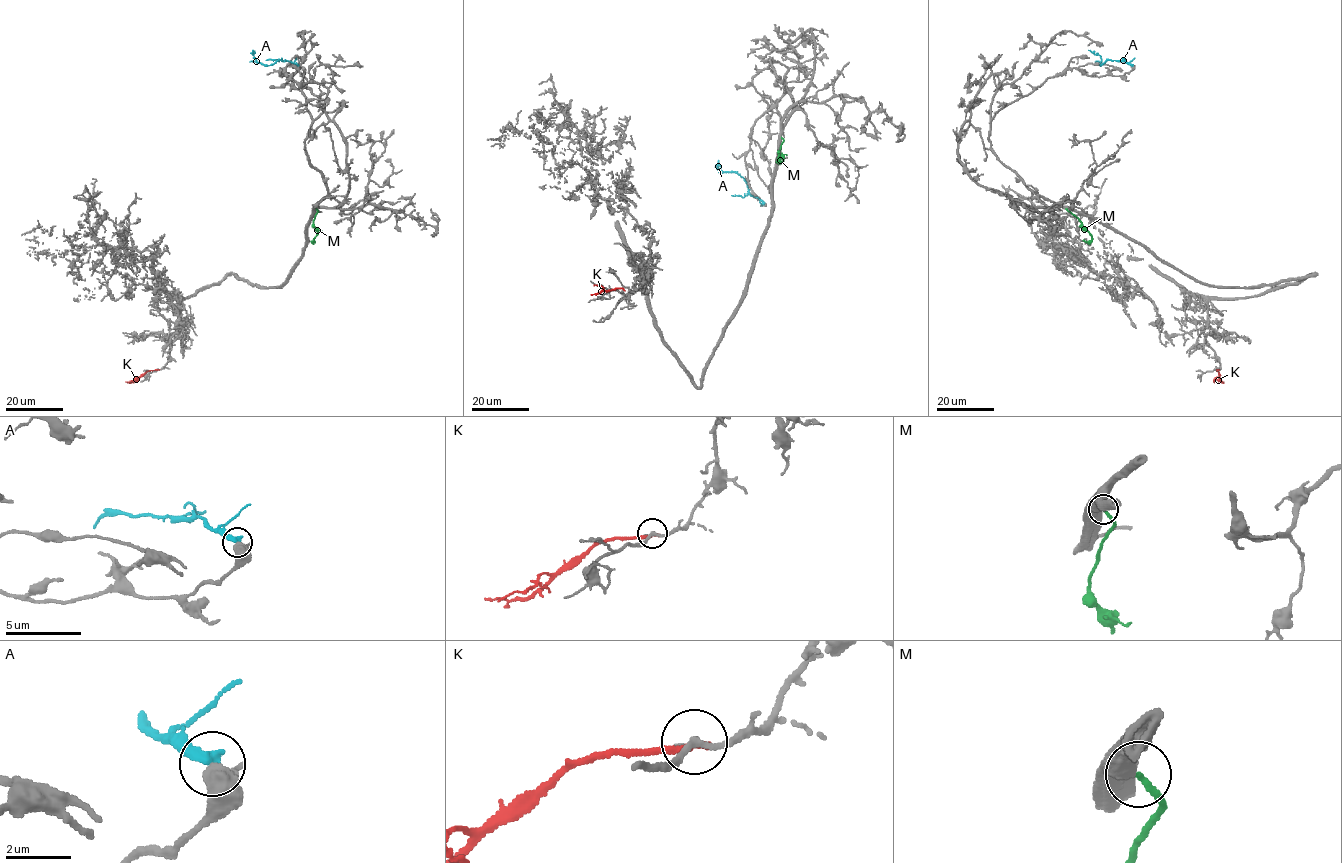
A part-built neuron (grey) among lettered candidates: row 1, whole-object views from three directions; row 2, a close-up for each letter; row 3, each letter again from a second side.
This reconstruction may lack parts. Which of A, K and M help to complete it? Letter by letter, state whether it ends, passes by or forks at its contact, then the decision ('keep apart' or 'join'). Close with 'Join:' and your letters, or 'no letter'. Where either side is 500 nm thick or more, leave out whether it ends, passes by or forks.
A: it ends there; keep apart
K: it ends there; keep apart
M: it ends there; join
Join: M

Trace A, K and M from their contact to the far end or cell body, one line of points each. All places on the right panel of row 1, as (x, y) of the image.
A: (1132, 65), (1125, 61), (1111, 60), (1101, 65), (1101, 56), (1088, 50)
K: (1217, 369), (1219, 379), (1223, 381)
M: (1066, 208), (1091, 236), (1087, 242), (1083, 240)

